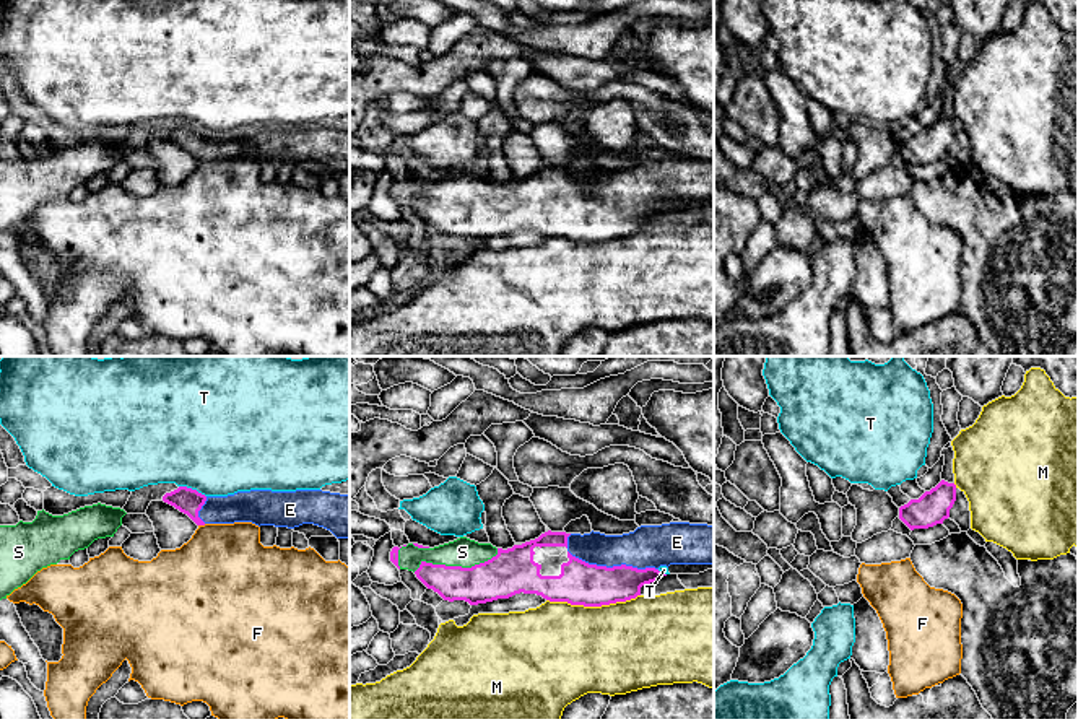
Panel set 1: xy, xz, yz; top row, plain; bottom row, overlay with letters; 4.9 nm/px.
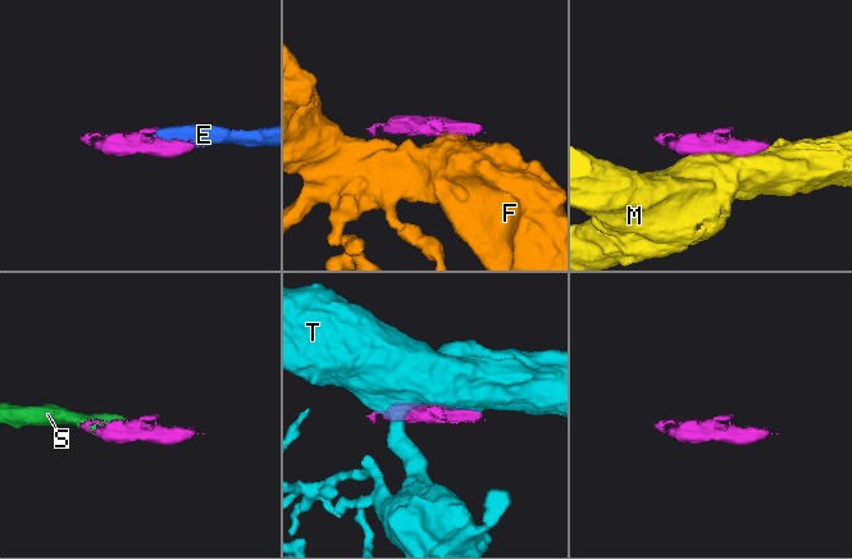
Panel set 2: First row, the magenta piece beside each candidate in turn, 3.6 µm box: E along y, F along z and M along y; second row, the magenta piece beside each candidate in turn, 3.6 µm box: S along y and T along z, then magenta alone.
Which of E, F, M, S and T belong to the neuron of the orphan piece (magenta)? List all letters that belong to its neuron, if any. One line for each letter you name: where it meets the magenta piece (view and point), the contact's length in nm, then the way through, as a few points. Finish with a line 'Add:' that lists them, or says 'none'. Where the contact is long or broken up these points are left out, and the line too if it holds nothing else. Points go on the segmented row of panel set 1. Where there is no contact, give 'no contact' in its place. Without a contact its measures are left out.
E: contact xz (613, 566); length 460 nm
S: contact xz (457, 566); length 440 nm
Add: E, S

